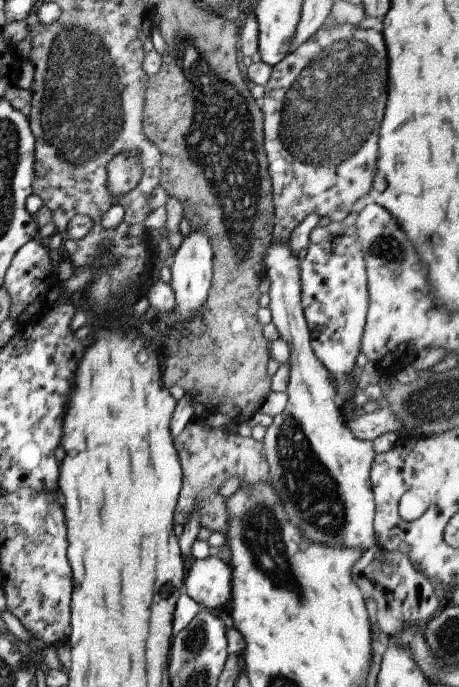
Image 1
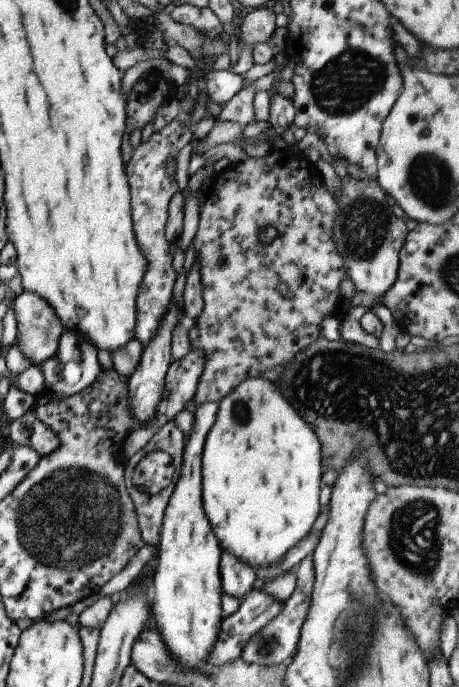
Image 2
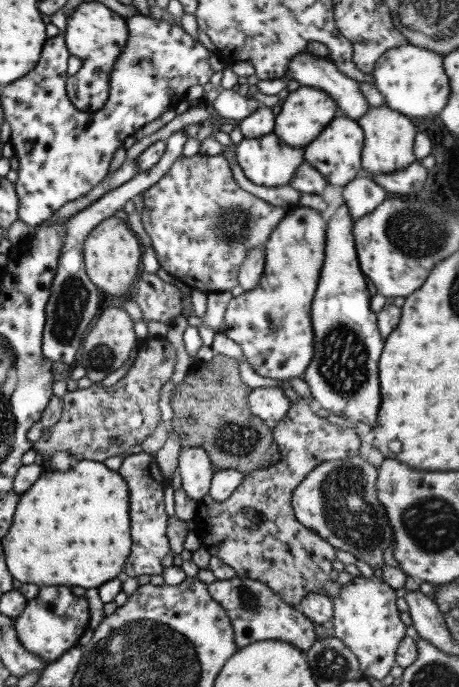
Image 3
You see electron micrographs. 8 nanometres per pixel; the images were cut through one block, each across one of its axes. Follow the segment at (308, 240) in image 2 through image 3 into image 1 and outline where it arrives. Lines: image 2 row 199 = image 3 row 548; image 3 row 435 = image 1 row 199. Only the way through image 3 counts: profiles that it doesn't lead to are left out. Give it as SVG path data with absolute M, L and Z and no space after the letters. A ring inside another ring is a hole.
M333 24L332 26L321 26L310 38L297 45L284 60L271 67L270 76L264 86L264 96L258 105L262 113L263 149L266 155L266 166L272 189L273 221L271 241L287 239L291 231L299 225L309 214L324 217L330 210L343 208L349 210L363 194L368 194L371 188L373 174L375 174L375 158L377 152L377 130L383 116L383 90L387 92L387 56L385 56L385 42L379 32L363 30L350 24Z

